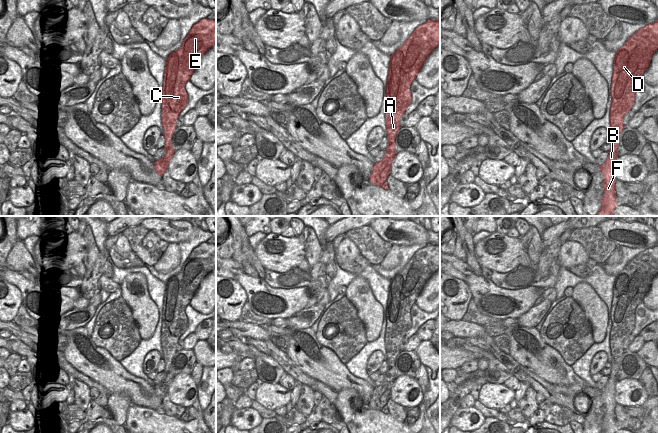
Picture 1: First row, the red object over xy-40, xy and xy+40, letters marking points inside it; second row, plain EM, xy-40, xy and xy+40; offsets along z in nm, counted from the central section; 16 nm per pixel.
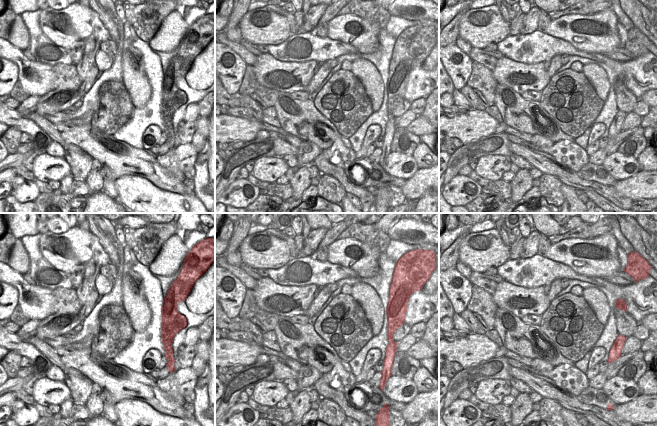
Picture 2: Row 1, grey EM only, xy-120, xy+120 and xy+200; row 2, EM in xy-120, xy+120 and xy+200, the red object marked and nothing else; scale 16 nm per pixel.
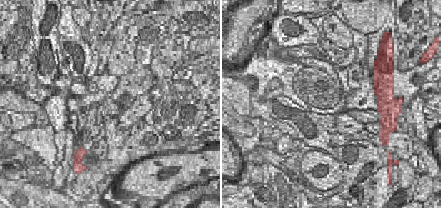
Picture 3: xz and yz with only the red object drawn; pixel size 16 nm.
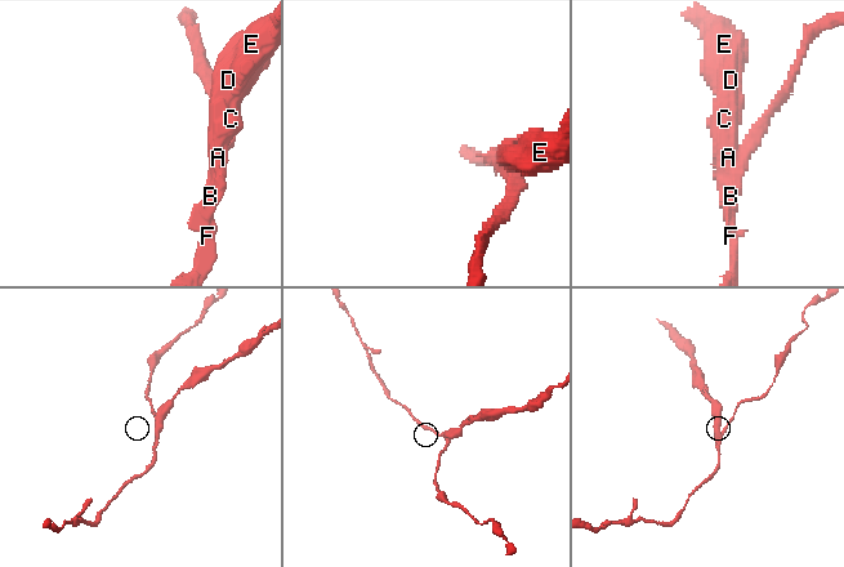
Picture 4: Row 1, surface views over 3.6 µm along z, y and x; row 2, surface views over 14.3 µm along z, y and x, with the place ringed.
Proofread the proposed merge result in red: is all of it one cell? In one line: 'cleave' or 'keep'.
cleave

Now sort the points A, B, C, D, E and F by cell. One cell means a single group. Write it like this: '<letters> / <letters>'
A C D E / B F

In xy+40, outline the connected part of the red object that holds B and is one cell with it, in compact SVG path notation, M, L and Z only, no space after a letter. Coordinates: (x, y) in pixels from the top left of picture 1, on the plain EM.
M614 357L611 362L611 372L608 382L602 389L599 389L601 398L604 400L604 405L601 406L601 409L604 411L604 417L600 425L601 433L615 433L617 430L615 417L616 402L614 399L615 385L618 382L617 368L618 361L616 357Z

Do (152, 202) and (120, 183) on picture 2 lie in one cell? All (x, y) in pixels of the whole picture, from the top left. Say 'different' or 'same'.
same

